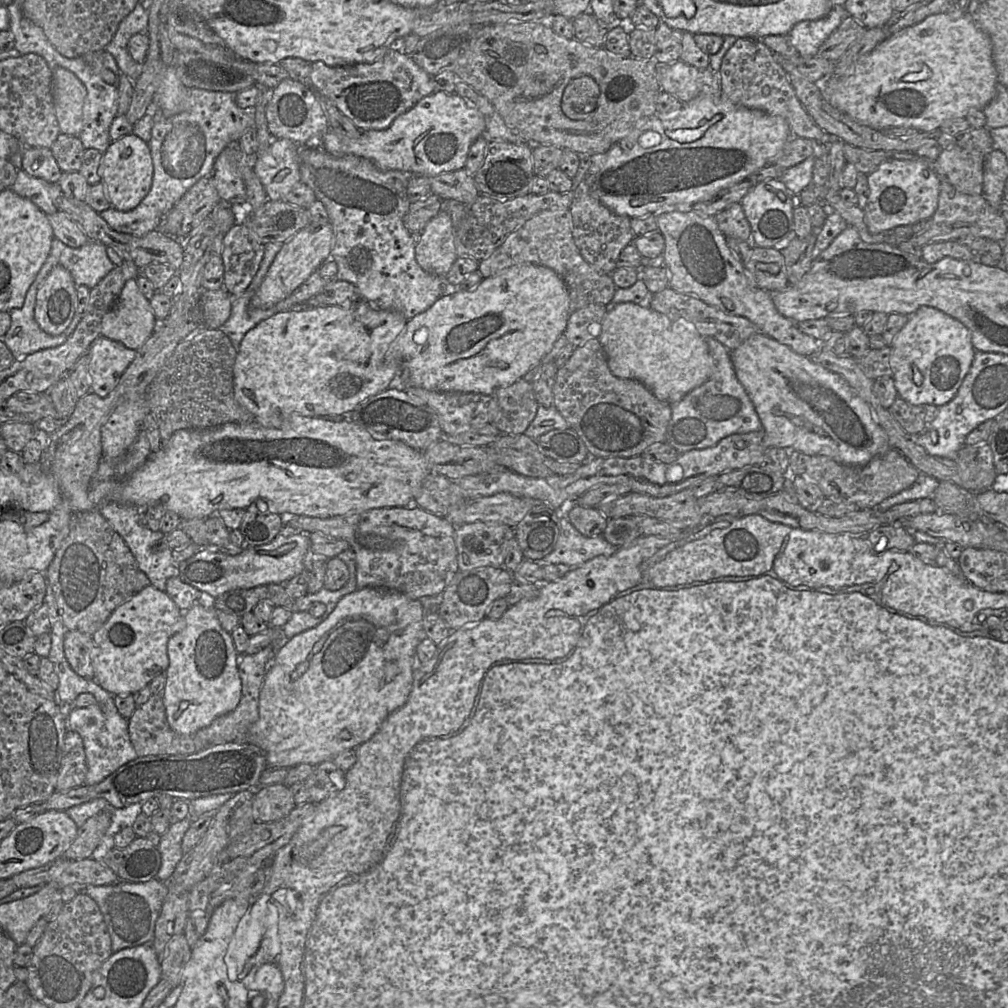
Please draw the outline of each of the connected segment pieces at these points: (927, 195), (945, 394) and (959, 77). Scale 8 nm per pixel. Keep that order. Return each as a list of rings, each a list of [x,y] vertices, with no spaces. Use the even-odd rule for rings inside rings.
[[[926,158],[888,159],[868,175],[868,199],[865,222],[871,234],[878,234],[904,224],[913,225],[935,213],[940,194],[940,178],[934,162]]]
[[[922,306],[909,315],[907,322],[895,336],[891,348],[890,365],[898,396],[912,405],[932,404],[937,407],[947,404],[957,394],[976,353],[969,329],[961,321],[929,306]]]
[[[967,12],[959,18],[952,18],[946,13],[932,14],[911,27],[889,35],[858,60],[852,75],[846,78],[830,75],[822,82],[822,87],[833,107],[862,125],[876,130],[905,126],[932,132],[940,129],[947,120],[966,118],[971,108],[983,109],[995,97],[998,83],[990,37]]]

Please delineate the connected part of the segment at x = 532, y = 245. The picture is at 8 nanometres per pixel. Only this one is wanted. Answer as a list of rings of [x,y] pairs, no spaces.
[[[570,208],[545,209],[533,215],[522,226],[511,232],[488,258],[479,261],[478,270],[483,278],[487,278],[525,262],[549,267],[562,278],[569,295],[570,312],[590,303],[607,305],[615,294],[616,285],[612,273],[597,270],[581,255],[573,237]]]

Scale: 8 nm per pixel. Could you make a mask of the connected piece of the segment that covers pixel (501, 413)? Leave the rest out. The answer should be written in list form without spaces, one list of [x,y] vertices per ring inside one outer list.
[[[520,378],[511,385],[501,387],[498,394],[498,412],[493,421],[502,434],[523,434],[535,418],[539,403],[536,399],[533,384]]]

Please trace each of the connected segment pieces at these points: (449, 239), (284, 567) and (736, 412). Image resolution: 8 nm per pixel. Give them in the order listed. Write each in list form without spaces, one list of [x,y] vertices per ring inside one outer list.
[[[439,211],[426,224],[415,246],[415,258],[430,274],[446,276],[450,271],[457,258],[456,231],[447,211]]]
[[[281,532],[270,543],[256,547],[247,546],[238,555],[213,553],[202,549],[178,565],[178,577],[202,593],[215,599],[233,589],[248,589],[266,584],[285,584],[304,570],[310,571],[316,556],[310,551],[307,534]]]
[[[714,337],[705,338],[713,358],[713,372],[702,385],[696,387],[672,405],[672,416],[667,427],[667,440],[679,454],[693,449],[714,446],[731,434],[760,431],[763,425],[759,415],[738,380],[731,351]]]

